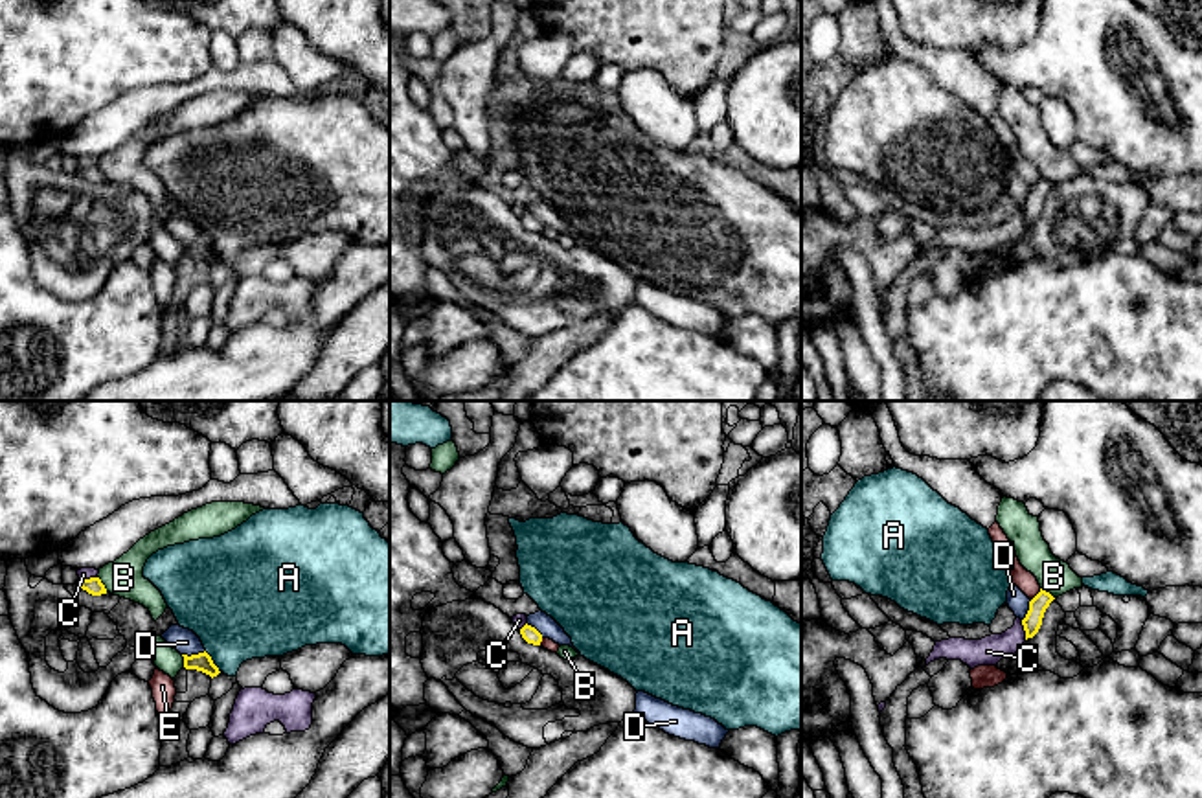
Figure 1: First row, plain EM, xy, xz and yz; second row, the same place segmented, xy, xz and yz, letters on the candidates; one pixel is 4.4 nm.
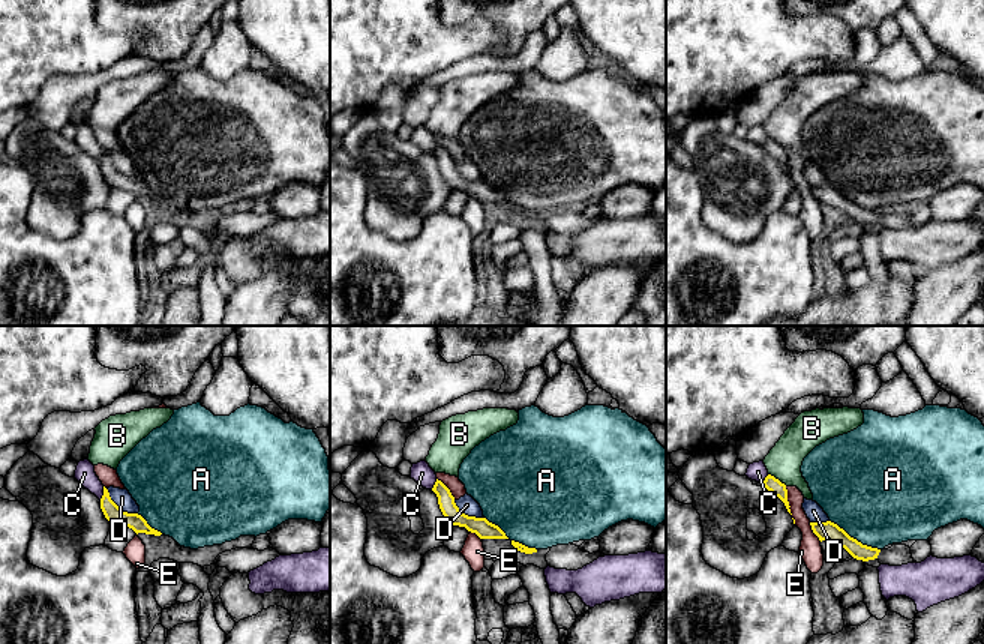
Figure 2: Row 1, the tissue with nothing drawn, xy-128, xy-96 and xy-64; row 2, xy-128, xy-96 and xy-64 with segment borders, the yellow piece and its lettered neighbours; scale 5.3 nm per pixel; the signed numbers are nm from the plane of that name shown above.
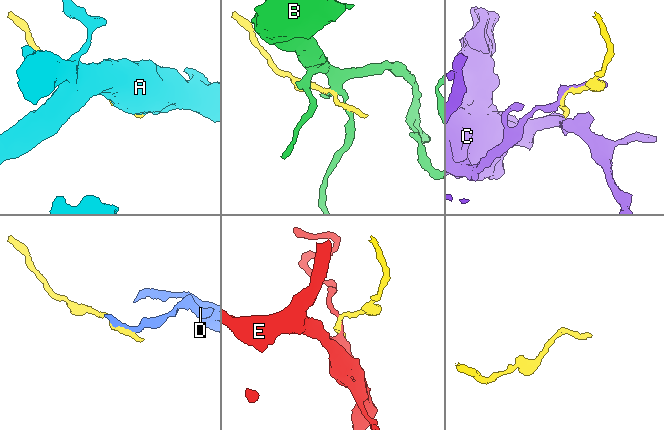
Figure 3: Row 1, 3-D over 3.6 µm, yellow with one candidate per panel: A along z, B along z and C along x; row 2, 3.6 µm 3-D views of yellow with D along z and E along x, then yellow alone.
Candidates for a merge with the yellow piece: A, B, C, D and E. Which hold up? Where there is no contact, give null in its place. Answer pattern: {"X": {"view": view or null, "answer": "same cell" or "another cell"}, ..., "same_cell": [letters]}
{"A": {"view": "xy", "answer": "another cell"}, "B": {"view": "xy", "answer": "another cell"}, "C": {"view": "yz", "answer": "another cell"}, "D": {"view": "xy", "answer": "another cell"}, "E": {"view": "yz", "answer": "another cell"}, "same_cell": []}

